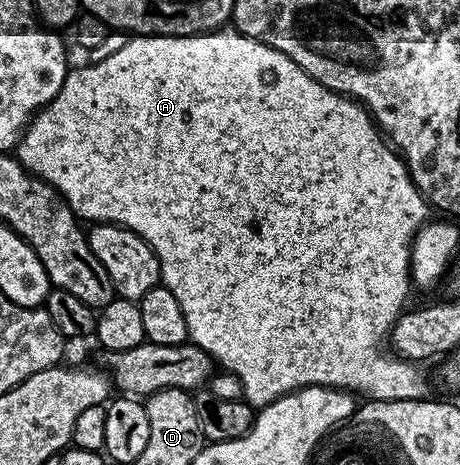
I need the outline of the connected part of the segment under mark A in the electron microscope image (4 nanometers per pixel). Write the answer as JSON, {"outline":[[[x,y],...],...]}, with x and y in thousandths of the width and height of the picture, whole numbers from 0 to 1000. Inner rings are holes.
{"outline":[[[487,58],[470,62],[463,71],[430,71],[409,80],[287,77],[276,86],[263,110],[248,112],[237,125],[224,127],[207,140],[154,148],[148,155],[133,196],[98,232],[87,234],[67,254],[65,269],[52,277],[37,314],[37,335],[48,355],[70,376],[109,394],[146,430],[148,445],[157,449],[165,467],[189,480],[270,484],[274,492],[287,492],[298,505],[307,505],[307,514],[315,514],[315,523],[324,523],[324,531],[337,542],[346,559],[352,611],[361,613],[367,626],[376,626],[376,634],[385,634],[385,652],[393,652],[393,669],[402,669],[402,695],[407,697],[413,740],[454,761],[461,778],[476,783],[478,776],[485,783],[478,787],[489,789],[491,800],[511,802],[526,815],[528,849],[546,873],[570,875],[583,871],[600,862],[604,854],[615,854],[622,845],[639,845],[641,839],[661,837],[674,828],[711,828],[717,837],[750,837],[772,849],[791,845],[787,849],[791,856],[811,862],[917,862],[930,852],[928,819],[911,804],[913,787],[878,776],[874,768],[837,748],[837,735],[850,723],[850,708],[859,699],[861,686],[865,686],[870,673],[878,671],[880,658],[887,654],[887,649],[883,652],[885,619],[896,619],[898,613],[893,600],[893,518],[900,516],[907,495],[930,473],[930,437],[907,411],[883,351],[837,301],[822,269],[809,260],[804,243],[780,219],[763,215],[761,209],[748,209],[743,200],[728,200],[715,187],[689,178],[689,170],[680,170],[663,153],[654,153],[654,144],[646,144],[646,135],[637,135],[637,127],[628,127],[628,118],[620,118],[559,84],[535,80],[509,58]]]}

